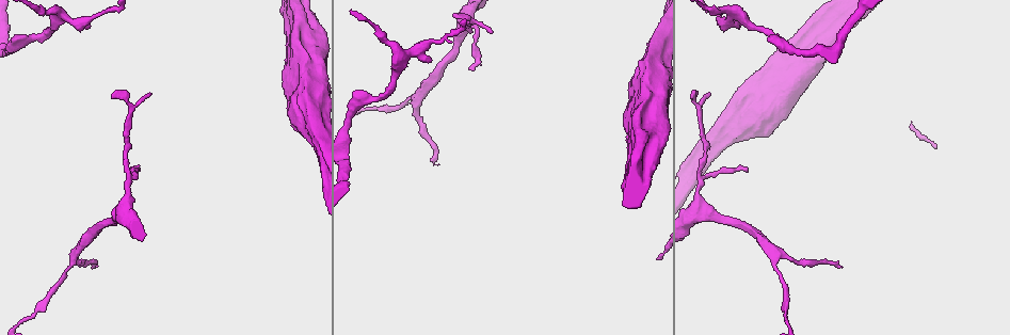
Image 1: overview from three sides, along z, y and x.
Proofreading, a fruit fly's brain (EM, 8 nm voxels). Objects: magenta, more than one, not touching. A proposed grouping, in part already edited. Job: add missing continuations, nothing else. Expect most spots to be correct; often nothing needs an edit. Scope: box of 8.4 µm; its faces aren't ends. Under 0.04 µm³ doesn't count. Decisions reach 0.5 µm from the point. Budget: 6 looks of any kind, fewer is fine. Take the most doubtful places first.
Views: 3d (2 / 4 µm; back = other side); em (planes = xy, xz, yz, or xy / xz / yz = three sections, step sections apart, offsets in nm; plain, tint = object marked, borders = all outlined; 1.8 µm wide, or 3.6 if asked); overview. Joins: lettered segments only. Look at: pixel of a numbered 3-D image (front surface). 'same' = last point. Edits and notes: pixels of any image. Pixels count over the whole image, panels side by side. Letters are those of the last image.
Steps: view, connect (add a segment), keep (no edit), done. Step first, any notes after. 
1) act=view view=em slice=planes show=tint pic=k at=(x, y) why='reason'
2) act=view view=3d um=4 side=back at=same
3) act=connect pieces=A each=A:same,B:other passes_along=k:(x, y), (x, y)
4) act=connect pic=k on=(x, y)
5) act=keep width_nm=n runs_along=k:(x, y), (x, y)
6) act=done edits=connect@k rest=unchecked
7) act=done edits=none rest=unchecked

act=view view=em slice=xy step=4 show=borders pic=1 at=(748, 169)

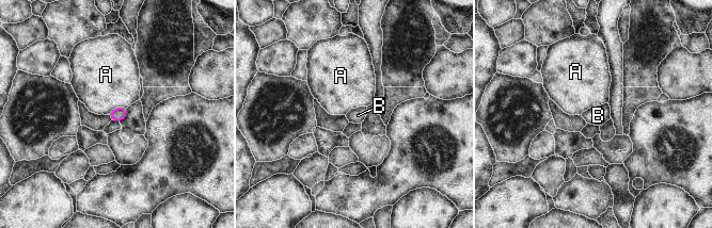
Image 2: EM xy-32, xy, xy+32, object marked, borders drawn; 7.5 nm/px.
act=view view=em slice=xz step=8 show=borders at=same

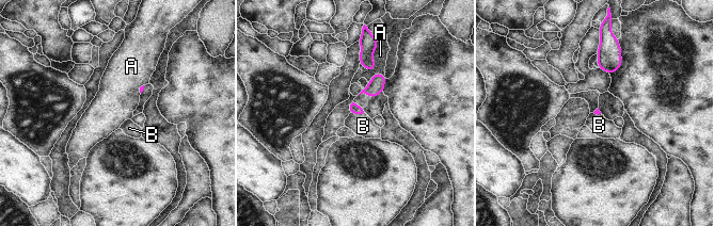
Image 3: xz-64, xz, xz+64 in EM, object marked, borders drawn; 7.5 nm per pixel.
act=connect pieces=B each=A:other,B:same passes_along=3:(353, 108), (359, 114), (363, 126) found='it goes on there'

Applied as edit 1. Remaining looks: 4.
act=view view=em um=3.6 slice=xy step=8 show=borders pic=1 at=(760, 137) why='an open end'

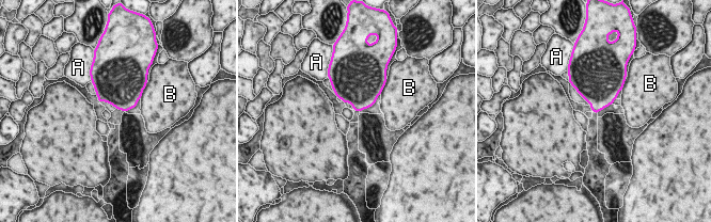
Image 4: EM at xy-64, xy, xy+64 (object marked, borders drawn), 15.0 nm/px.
act=view view=em um=3.6 slice=planes show=borders at=same

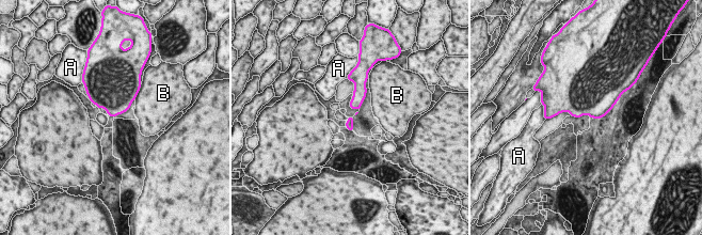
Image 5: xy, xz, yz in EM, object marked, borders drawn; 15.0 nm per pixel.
act=keep each=A:other,B:other border=5:(139, 92), (134, 98) found='none of them fits'

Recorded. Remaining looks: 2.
act=done edits=connect@3 rest=unchecked

